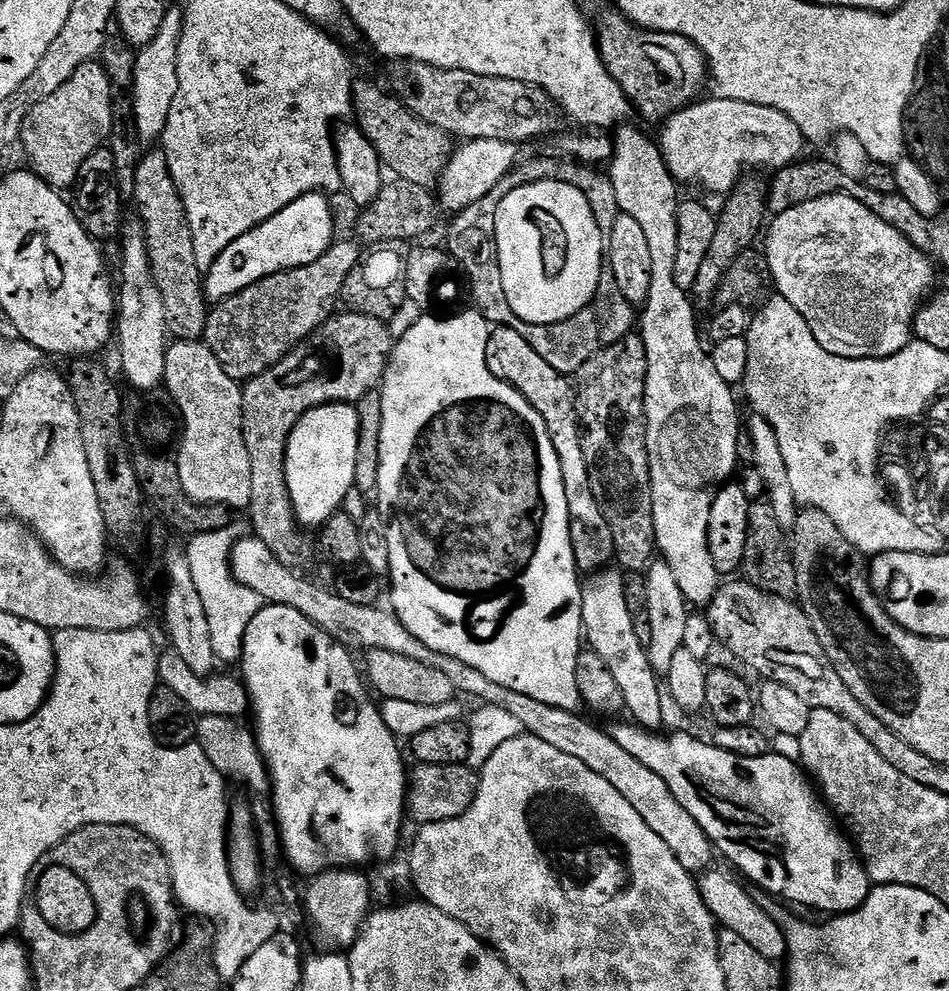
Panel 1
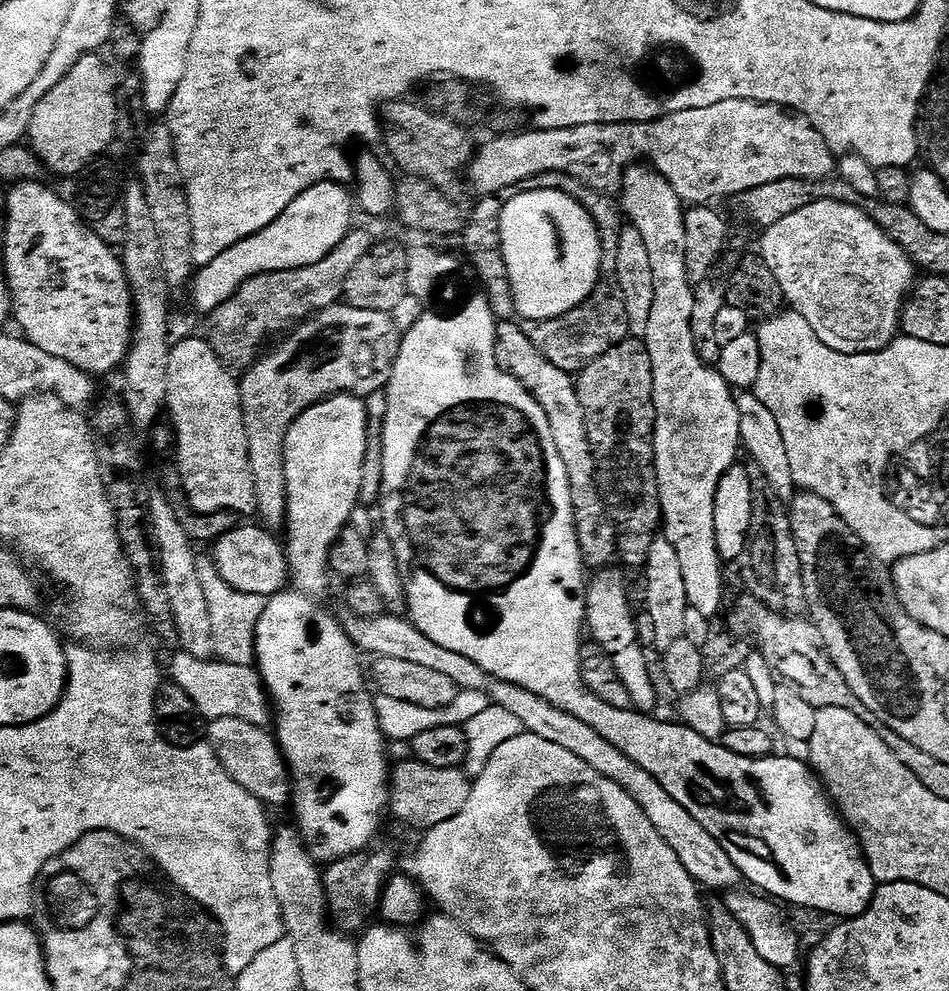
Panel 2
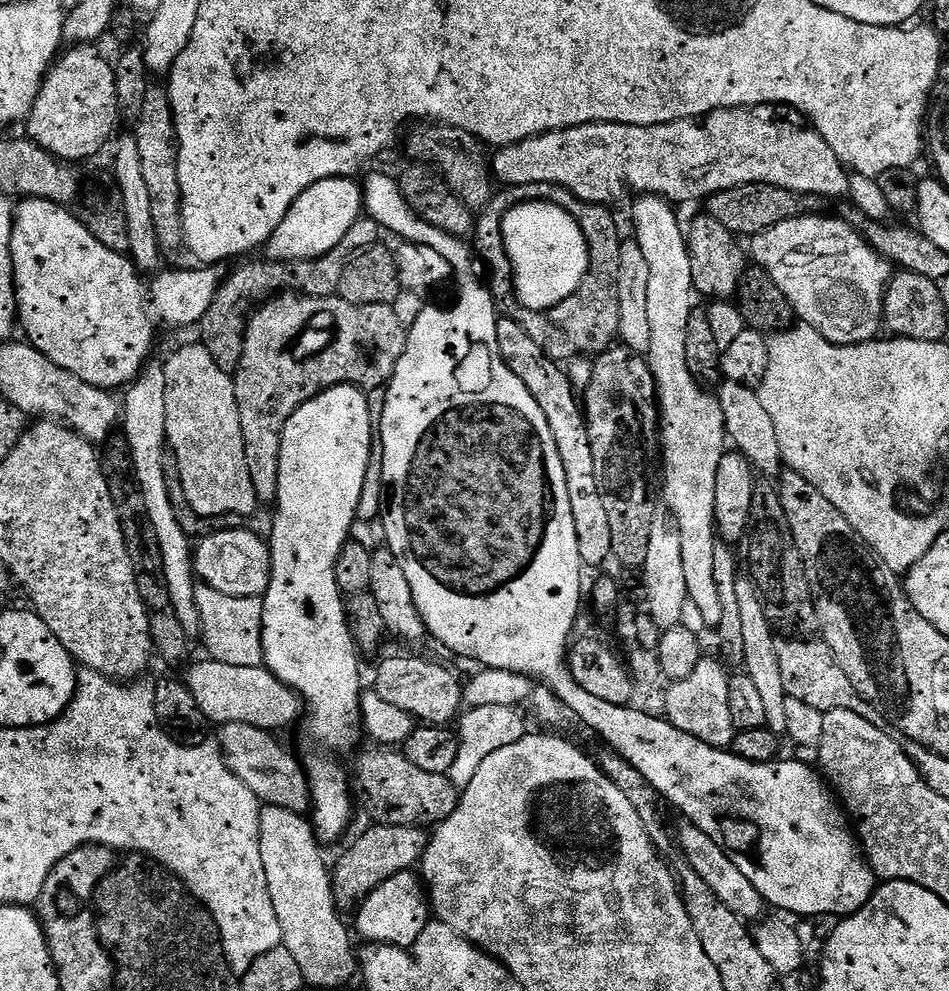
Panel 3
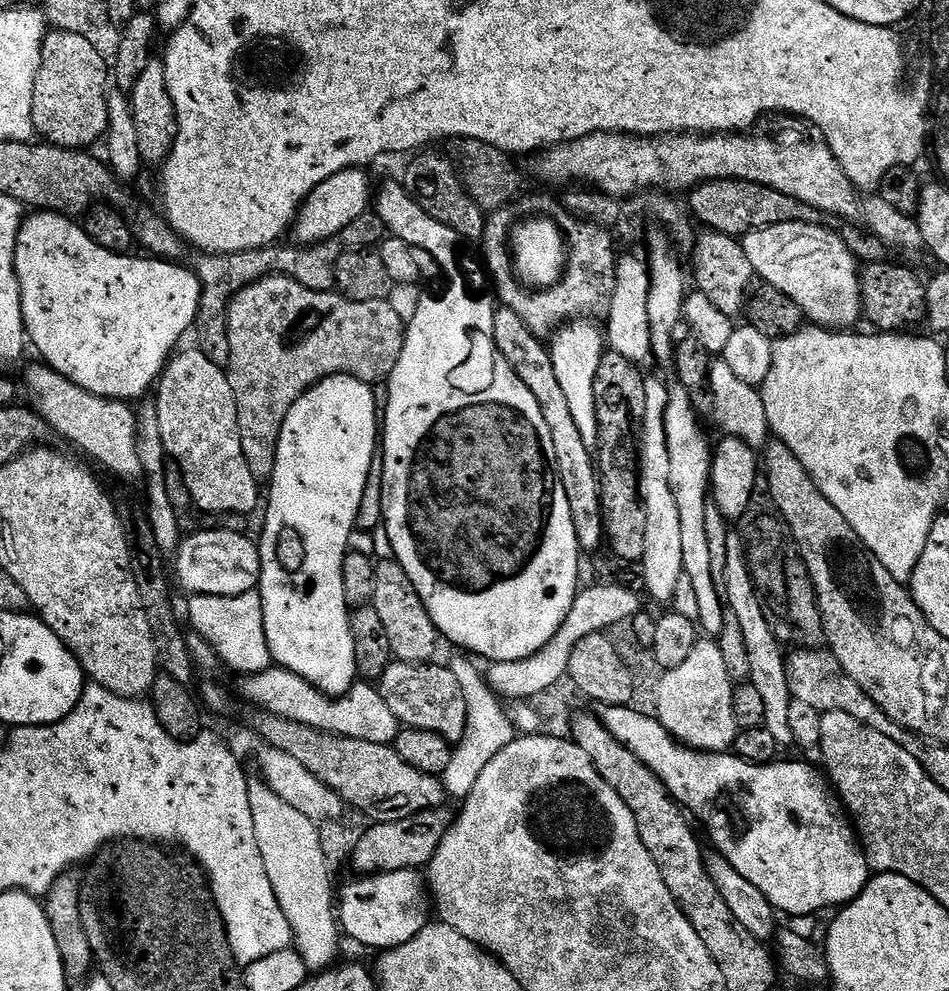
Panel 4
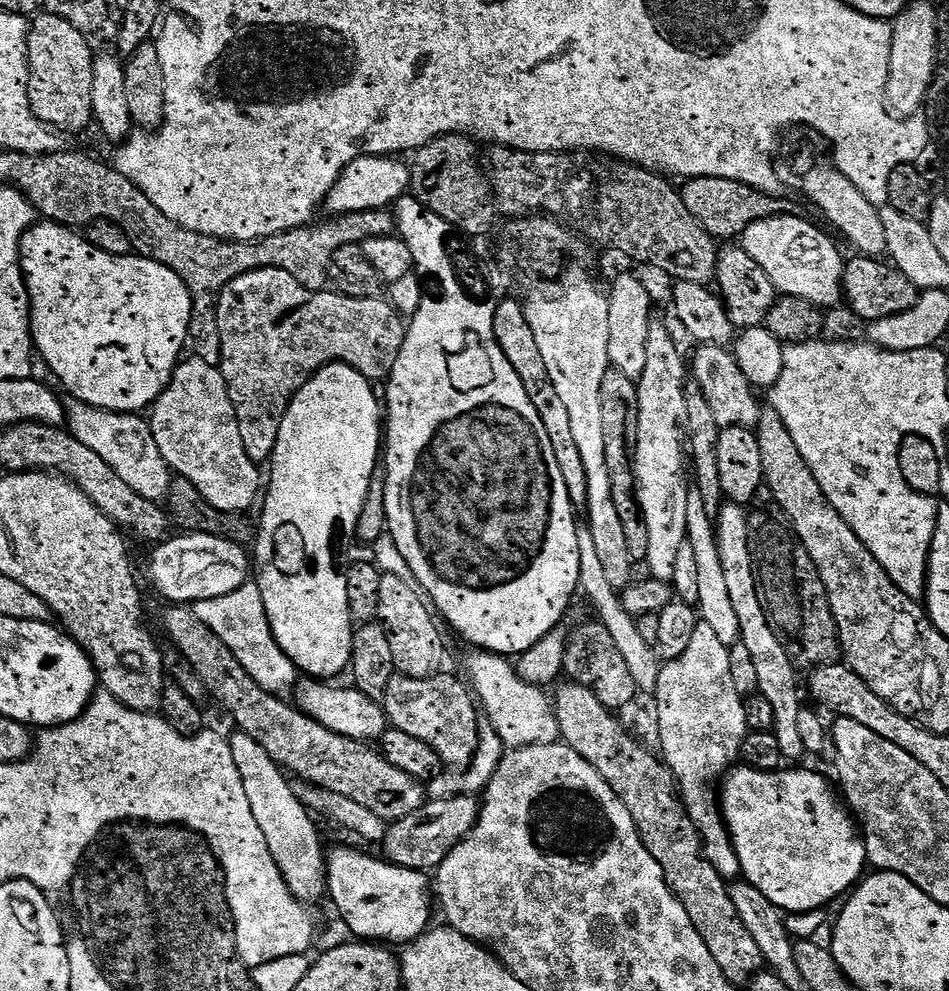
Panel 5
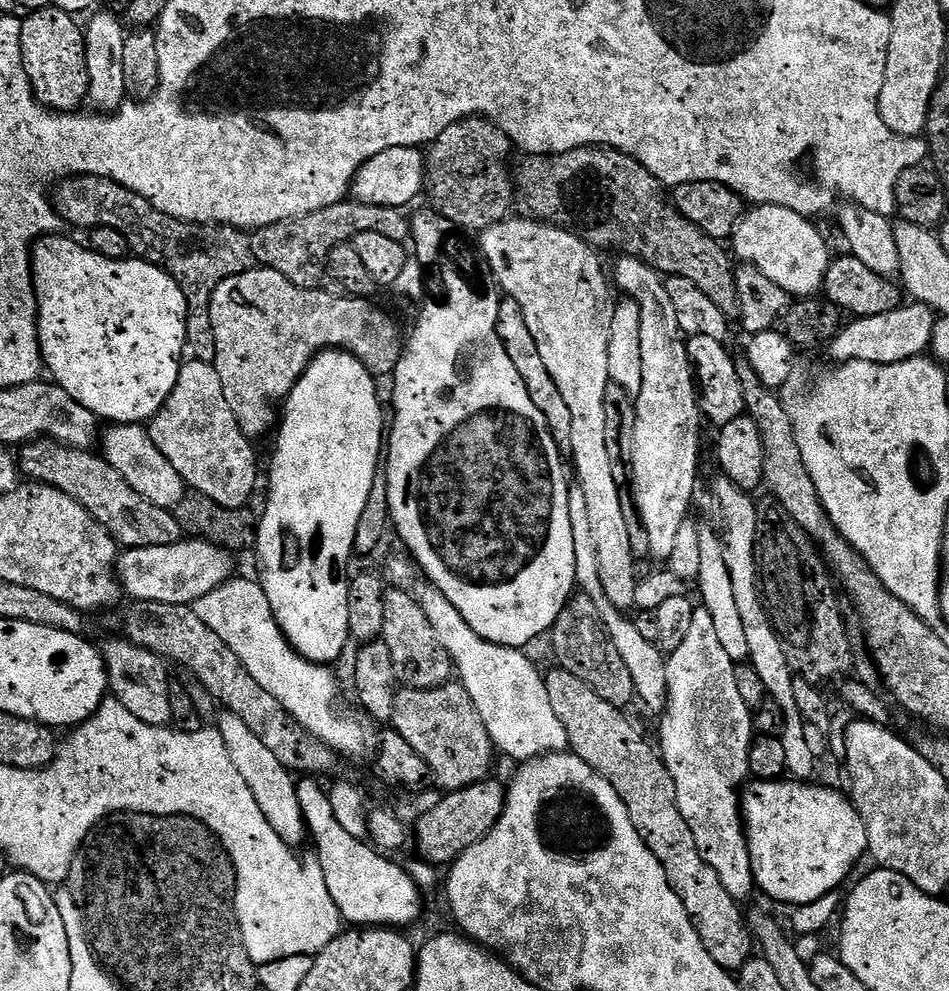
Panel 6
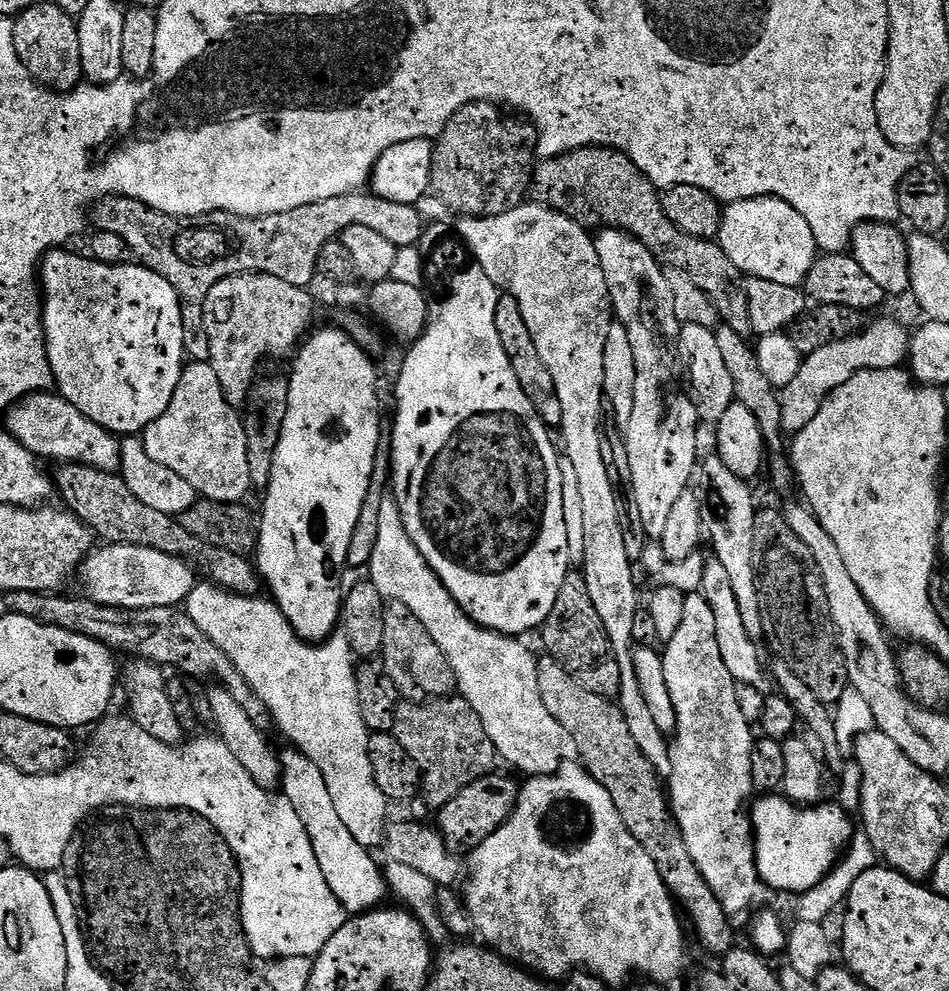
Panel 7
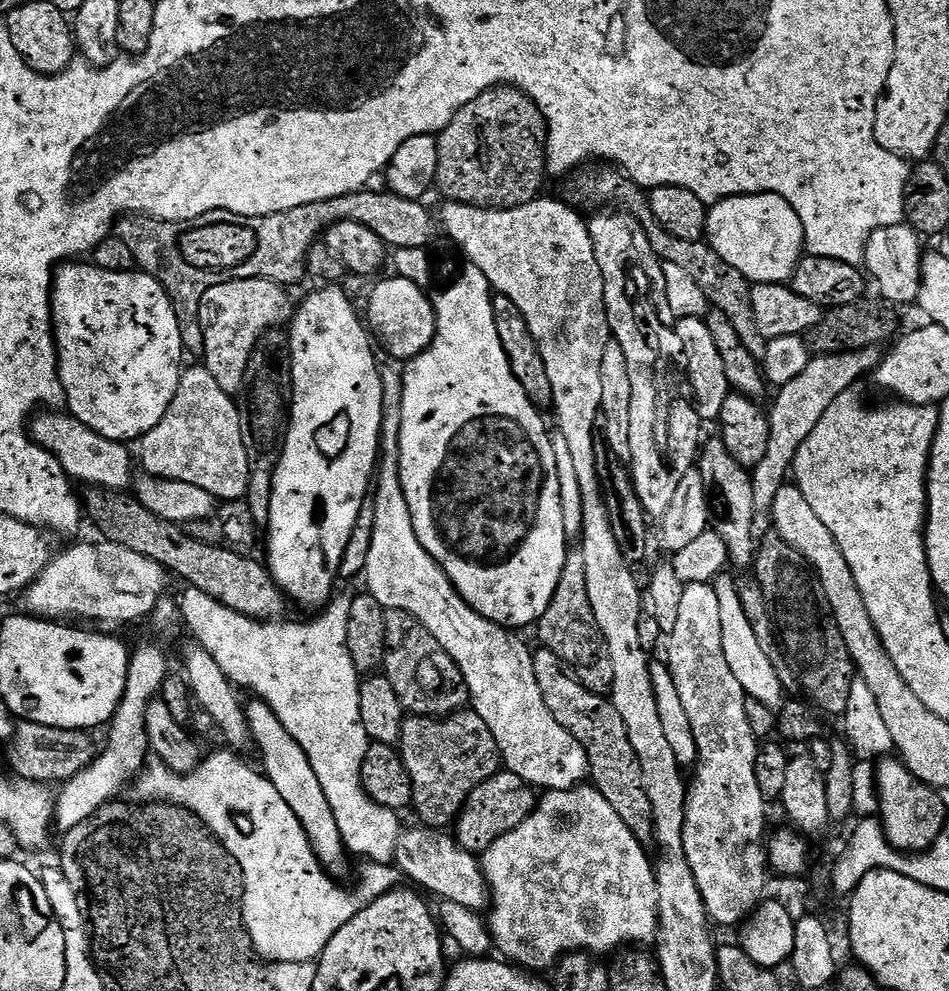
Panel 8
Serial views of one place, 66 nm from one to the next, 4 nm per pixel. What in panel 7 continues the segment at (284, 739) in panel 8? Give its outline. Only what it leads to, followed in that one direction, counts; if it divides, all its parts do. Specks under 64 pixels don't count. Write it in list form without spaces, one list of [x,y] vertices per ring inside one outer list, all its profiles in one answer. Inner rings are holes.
[[[288,746],[285,752],[281,751],[279,758],[279,787],[282,789],[282,795],[290,802],[290,806],[294,806],[294,814],[298,814],[298,819],[302,821],[302,826],[310,838],[310,846],[314,846],[314,858],[318,858],[318,866],[322,866],[322,878],[326,878],[326,886],[330,886],[334,898],[338,898],[338,902],[344,907],[345,913],[363,914],[379,909],[385,903],[384,895],[387,897],[390,892],[388,881],[382,875],[382,868],[376,865],[376,860],[372,857],[375,855],[369,849],[358,846],[358,842],[354,842],[350,830],[346,830],[337,808],[334,807],[330,790],[326,787],[326,778],[322,778],[322,770],[318,770],[318,766],[314,766],[311,758],[304,755],[295,746]]]

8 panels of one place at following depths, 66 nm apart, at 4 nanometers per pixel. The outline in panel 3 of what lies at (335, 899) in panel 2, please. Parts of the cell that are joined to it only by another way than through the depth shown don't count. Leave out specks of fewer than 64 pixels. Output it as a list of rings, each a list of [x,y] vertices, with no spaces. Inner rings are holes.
[[[373,823],[372,828],[368,828],[340,857],[336,860],[336,868],[331,869],[332,877],[332,897],[336,899],[337,909],[341,913],[351,913],[378,886],[382,886],[394,874],[407,872],[415,869],[424,859],[424,851],[428,845],[429,833],[423,827],[413,826],[411,824],[377,824]]]

